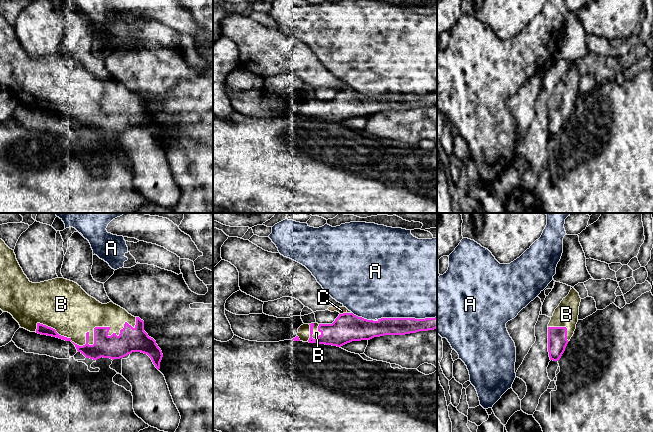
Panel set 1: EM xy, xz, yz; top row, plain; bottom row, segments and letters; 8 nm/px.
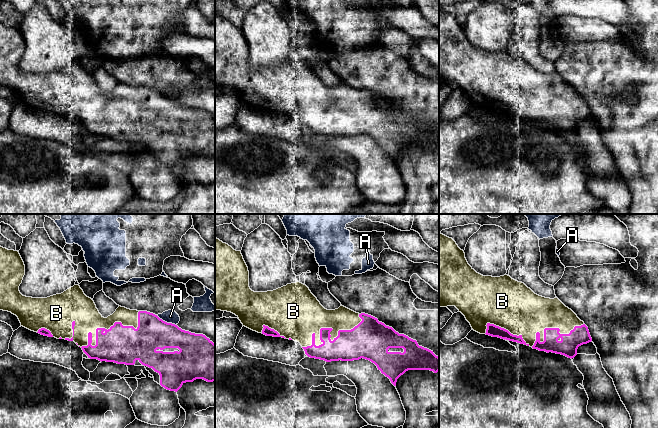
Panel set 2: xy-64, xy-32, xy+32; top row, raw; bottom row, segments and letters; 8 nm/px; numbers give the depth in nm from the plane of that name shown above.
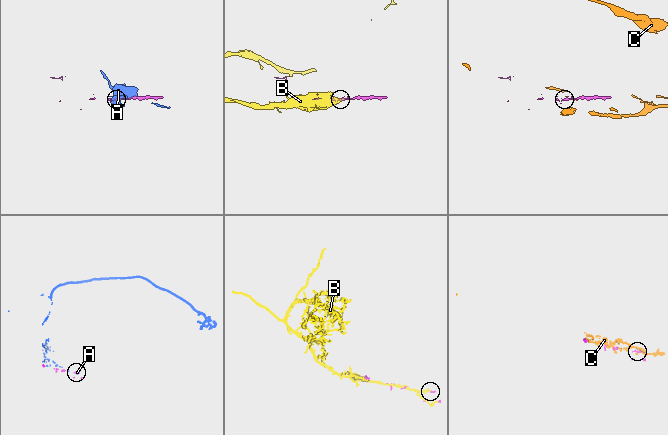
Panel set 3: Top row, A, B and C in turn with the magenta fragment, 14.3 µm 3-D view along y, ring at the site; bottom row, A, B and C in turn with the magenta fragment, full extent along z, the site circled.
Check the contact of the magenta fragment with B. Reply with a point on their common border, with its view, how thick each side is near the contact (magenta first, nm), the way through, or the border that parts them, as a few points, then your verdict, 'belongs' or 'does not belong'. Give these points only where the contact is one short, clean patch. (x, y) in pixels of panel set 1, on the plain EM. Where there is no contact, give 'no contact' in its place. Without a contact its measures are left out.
xy (94, 112) | 190/380 nm | belongs

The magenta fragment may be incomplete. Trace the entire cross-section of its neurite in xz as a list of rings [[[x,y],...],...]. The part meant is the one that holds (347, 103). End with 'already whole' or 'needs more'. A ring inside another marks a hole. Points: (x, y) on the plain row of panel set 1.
[[[343,89],[332,100],[303,100],[294,117],[318,119],[341,123],[352,117],[370,116],[384,111],[405,111],[437,104],[437,93],[381,94],[377,97]]]; needs more

